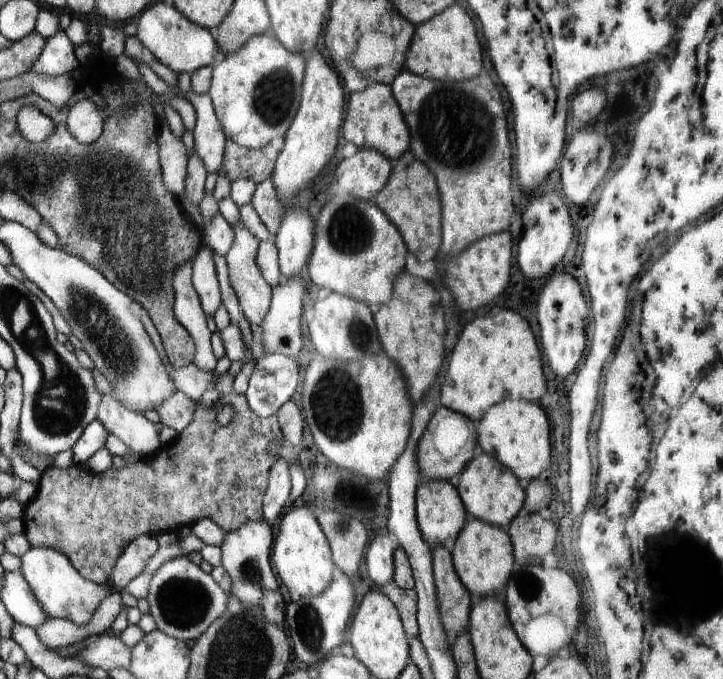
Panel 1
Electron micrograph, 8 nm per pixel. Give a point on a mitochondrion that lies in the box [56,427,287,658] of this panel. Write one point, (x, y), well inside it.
(184, 603)

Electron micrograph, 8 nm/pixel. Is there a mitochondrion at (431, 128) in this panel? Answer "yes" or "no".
yes

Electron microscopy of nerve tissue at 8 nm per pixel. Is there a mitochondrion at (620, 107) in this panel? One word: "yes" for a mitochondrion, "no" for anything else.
no

